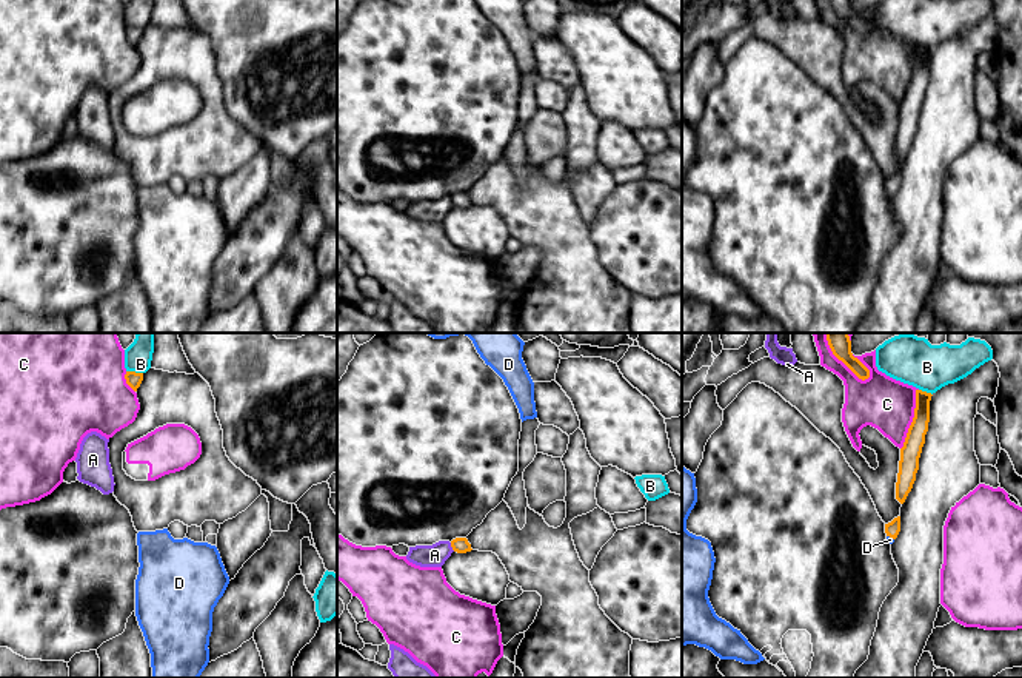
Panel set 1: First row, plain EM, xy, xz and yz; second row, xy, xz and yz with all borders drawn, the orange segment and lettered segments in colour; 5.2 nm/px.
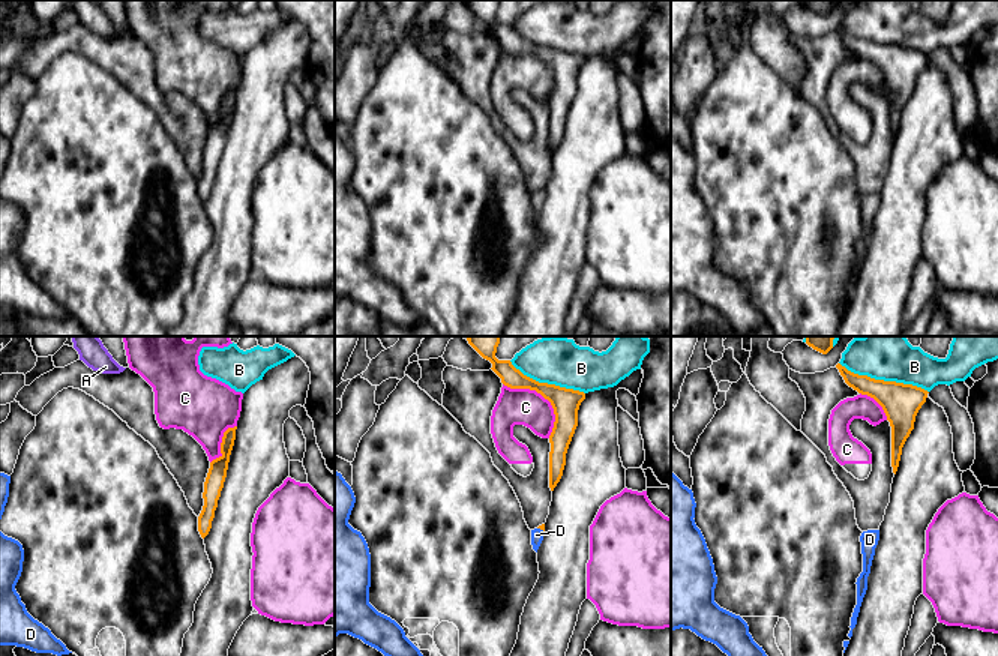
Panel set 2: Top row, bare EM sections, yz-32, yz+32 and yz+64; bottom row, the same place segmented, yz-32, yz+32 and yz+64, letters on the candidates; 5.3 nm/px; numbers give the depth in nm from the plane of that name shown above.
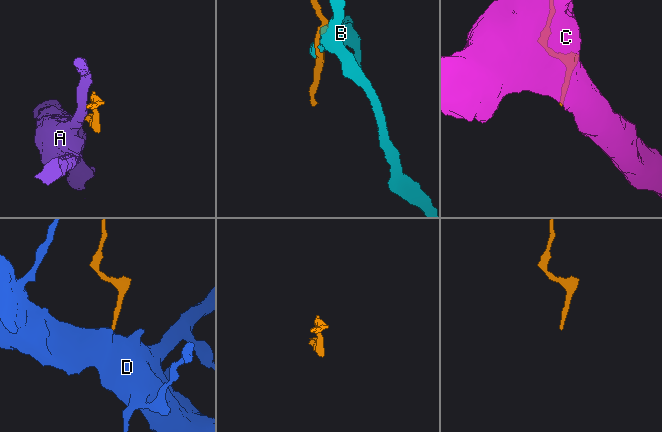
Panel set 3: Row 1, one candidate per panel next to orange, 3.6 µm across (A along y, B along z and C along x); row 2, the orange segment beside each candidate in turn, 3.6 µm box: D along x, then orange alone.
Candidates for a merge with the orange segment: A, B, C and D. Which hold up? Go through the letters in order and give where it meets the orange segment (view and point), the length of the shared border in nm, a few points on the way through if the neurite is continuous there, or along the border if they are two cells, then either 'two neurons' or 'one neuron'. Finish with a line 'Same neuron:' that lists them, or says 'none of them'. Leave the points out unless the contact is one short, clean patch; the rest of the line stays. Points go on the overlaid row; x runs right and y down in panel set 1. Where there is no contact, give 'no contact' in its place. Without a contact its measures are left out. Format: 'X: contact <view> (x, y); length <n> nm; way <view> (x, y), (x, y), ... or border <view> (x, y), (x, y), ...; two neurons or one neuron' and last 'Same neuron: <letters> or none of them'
A: contact xz (451, 546); length 50 nm; border xz (450, 543), (454, 550); two neurons
B: contact xy (134, 372); length 90 nm; two neurons
C: contact yz (841, 359); length 340 nm; two neurons
D: contact yz (890, 537); length 50 nm; way yz (891, 529), (890, 537), (890, 540); one neuron
Same neuron: D

